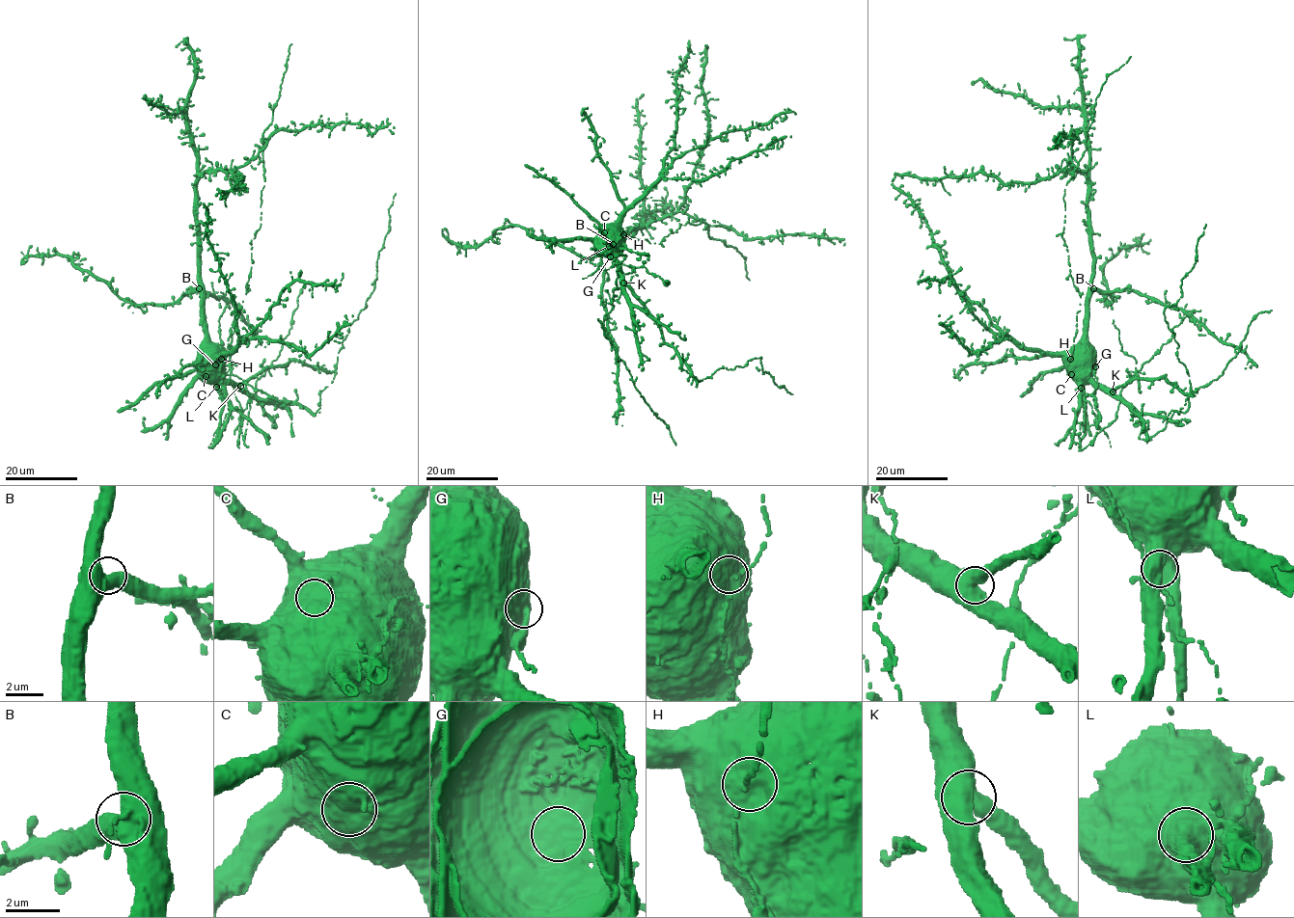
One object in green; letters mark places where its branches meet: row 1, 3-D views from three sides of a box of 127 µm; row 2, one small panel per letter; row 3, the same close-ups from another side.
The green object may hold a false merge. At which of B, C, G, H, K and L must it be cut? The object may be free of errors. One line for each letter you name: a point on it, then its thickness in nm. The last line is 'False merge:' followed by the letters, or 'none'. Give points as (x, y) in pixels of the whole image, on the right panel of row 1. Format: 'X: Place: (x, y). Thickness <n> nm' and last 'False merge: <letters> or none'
G: Place: (1095, 366). Thickness 650 nm
False merge: G

